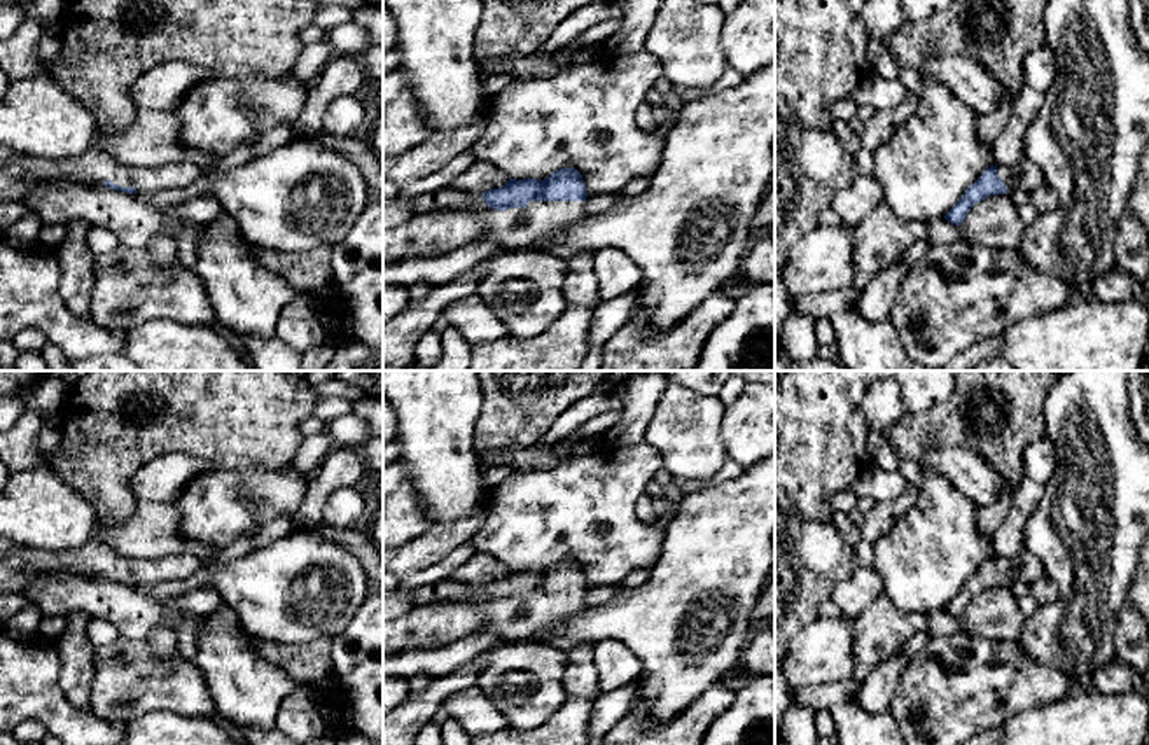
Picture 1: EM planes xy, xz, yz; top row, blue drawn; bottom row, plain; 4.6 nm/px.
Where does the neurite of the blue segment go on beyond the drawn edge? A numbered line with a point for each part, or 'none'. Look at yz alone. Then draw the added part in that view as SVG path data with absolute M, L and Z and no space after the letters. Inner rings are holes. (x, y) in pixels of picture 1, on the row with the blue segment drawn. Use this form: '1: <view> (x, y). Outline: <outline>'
1: yz (1025, 174). Outline: M1027 157L1013 166L997 166L997 175L1004 180L1007 194L1016 189L1030 192L1044 184L1039 166Z

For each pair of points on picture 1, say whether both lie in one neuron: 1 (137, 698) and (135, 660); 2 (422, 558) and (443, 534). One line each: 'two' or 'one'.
1: one
2: one

